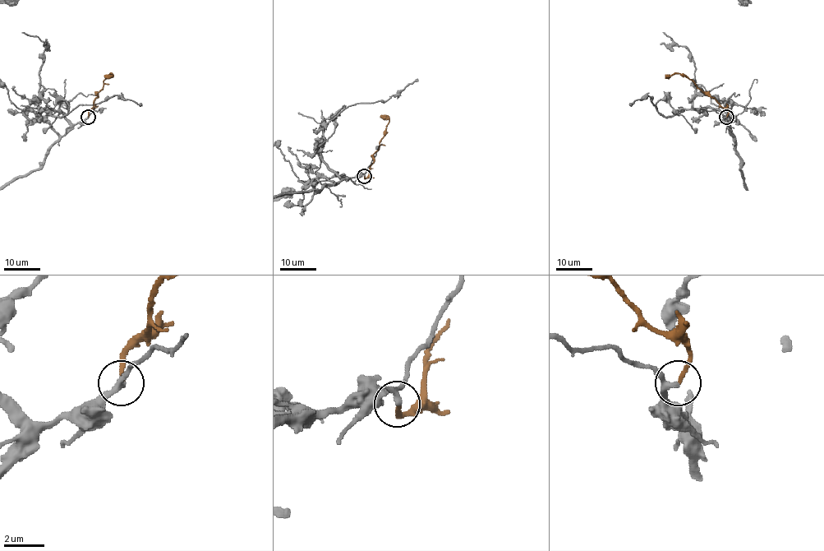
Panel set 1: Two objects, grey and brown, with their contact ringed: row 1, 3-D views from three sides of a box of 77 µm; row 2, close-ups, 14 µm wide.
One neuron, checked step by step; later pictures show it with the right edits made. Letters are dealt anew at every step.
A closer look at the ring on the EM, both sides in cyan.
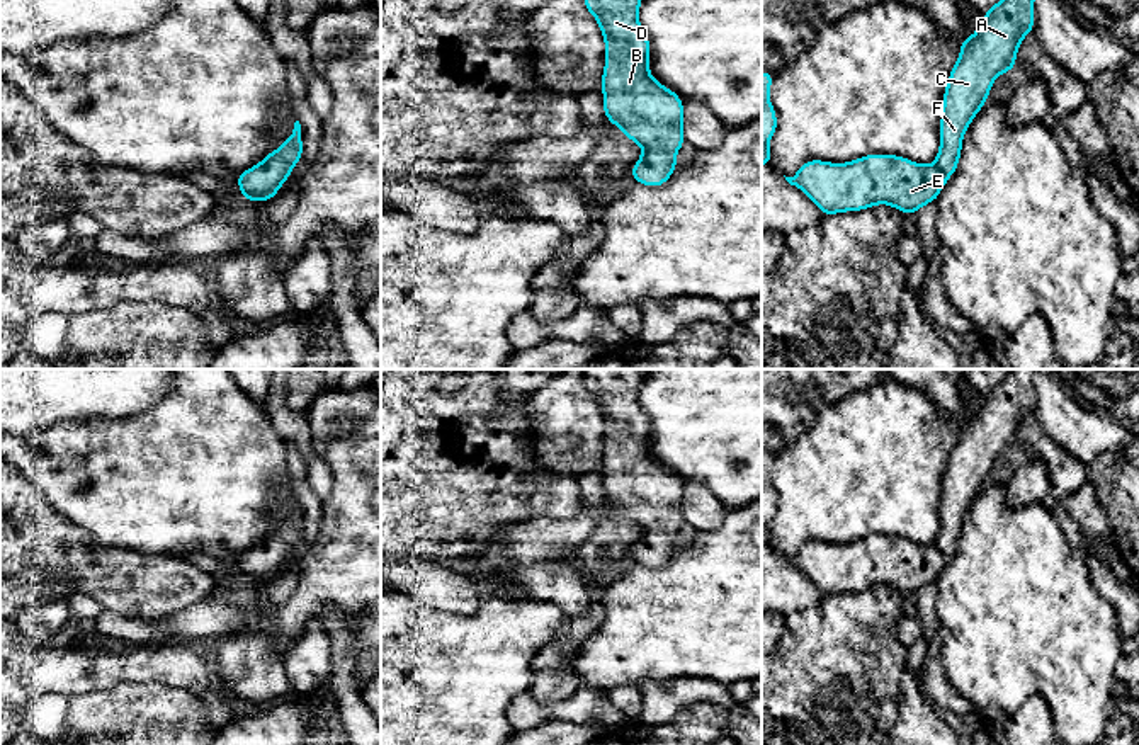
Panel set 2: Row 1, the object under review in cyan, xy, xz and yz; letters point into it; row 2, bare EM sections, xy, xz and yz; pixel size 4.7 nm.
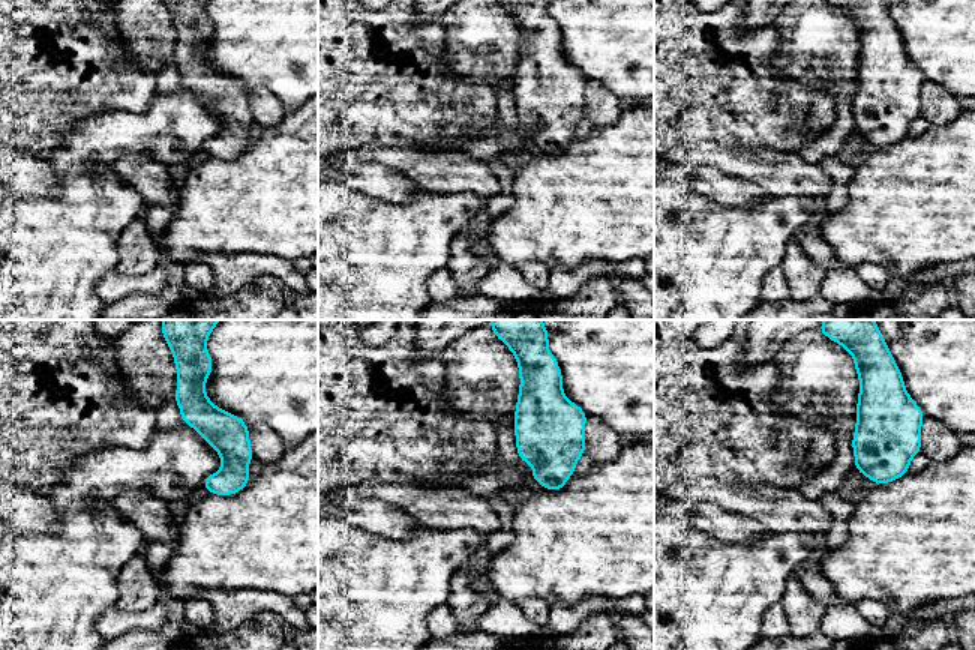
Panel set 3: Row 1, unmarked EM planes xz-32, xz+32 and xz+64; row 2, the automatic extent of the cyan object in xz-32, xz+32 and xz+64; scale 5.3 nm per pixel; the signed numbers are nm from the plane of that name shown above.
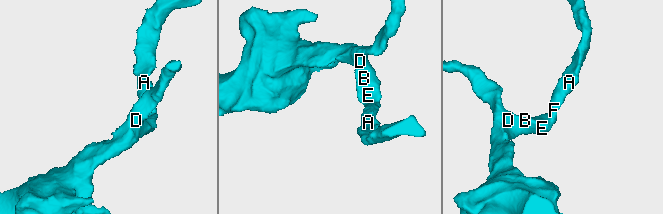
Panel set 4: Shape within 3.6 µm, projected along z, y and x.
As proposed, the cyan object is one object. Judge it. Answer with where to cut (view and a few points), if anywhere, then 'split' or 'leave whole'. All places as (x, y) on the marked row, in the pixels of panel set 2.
no cut | leave whole

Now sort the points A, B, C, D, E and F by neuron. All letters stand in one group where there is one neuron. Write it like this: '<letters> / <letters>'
A B C D E F

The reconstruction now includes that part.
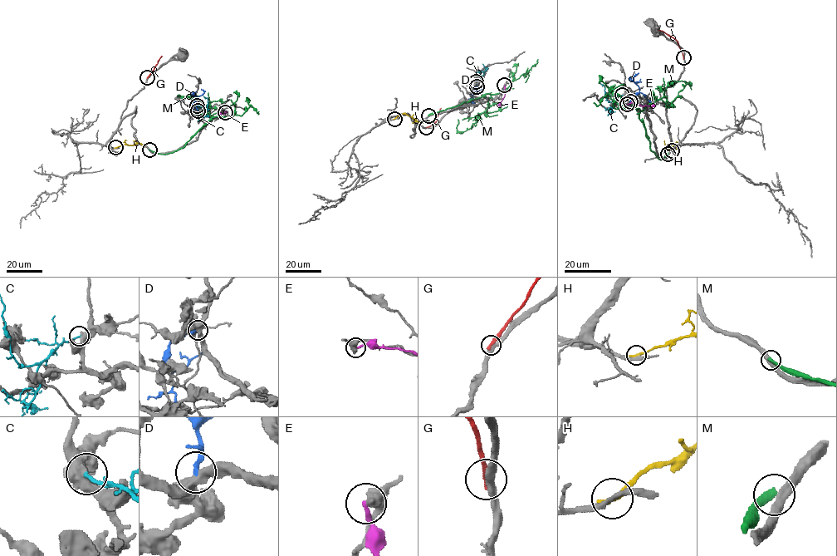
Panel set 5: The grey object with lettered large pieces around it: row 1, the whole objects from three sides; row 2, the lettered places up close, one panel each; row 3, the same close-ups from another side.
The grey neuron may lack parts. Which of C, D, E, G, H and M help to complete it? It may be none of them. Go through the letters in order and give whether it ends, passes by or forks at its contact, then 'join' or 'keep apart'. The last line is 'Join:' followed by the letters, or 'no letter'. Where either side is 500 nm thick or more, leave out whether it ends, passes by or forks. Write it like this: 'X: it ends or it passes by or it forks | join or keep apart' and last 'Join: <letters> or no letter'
C: keep apart
D: it ends | keep apart
E: keep apart
G: it ends | keep apart
H: it ends | keep apart
M: it ends | keep apart
Join: no letter

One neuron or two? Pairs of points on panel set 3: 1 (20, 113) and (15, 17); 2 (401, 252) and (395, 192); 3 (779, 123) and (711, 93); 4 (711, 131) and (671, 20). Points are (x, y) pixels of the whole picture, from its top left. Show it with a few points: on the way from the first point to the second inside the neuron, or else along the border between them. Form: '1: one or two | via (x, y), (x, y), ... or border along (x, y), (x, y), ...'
1: one | via (15, 89), (15, 41)
2: two | border along (420, 188), (401, 203), (371, 198)
3: one | via (762, 123), (728, 93)
4: one | via (692, 104), (671, 83), (671, 47)

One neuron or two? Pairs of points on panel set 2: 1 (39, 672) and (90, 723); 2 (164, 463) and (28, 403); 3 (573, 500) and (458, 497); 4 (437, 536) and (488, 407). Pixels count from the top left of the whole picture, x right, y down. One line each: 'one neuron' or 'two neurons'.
1: two neurons
2: two neurons
3: one neuron
4: one neuron

